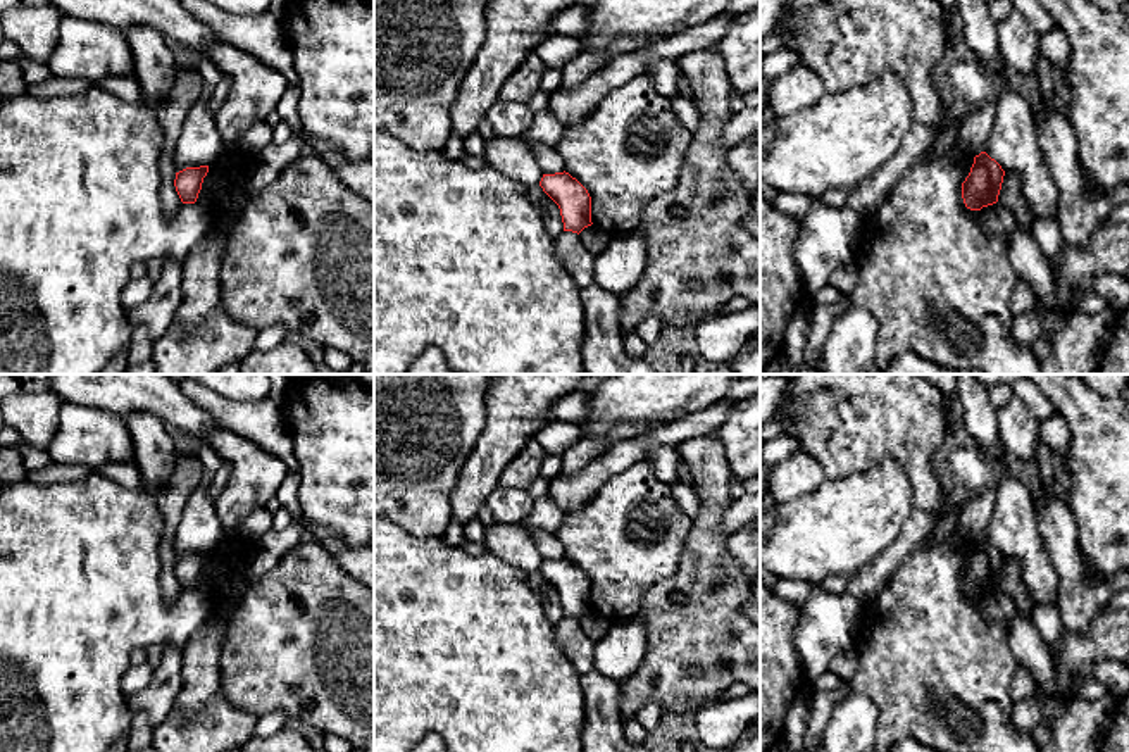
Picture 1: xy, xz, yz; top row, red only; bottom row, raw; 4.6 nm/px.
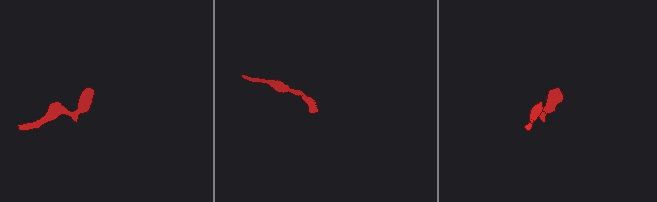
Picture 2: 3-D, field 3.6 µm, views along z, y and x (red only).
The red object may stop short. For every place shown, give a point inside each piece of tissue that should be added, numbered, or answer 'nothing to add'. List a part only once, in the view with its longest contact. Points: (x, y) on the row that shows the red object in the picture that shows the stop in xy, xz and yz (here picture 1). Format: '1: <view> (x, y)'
nothing to add

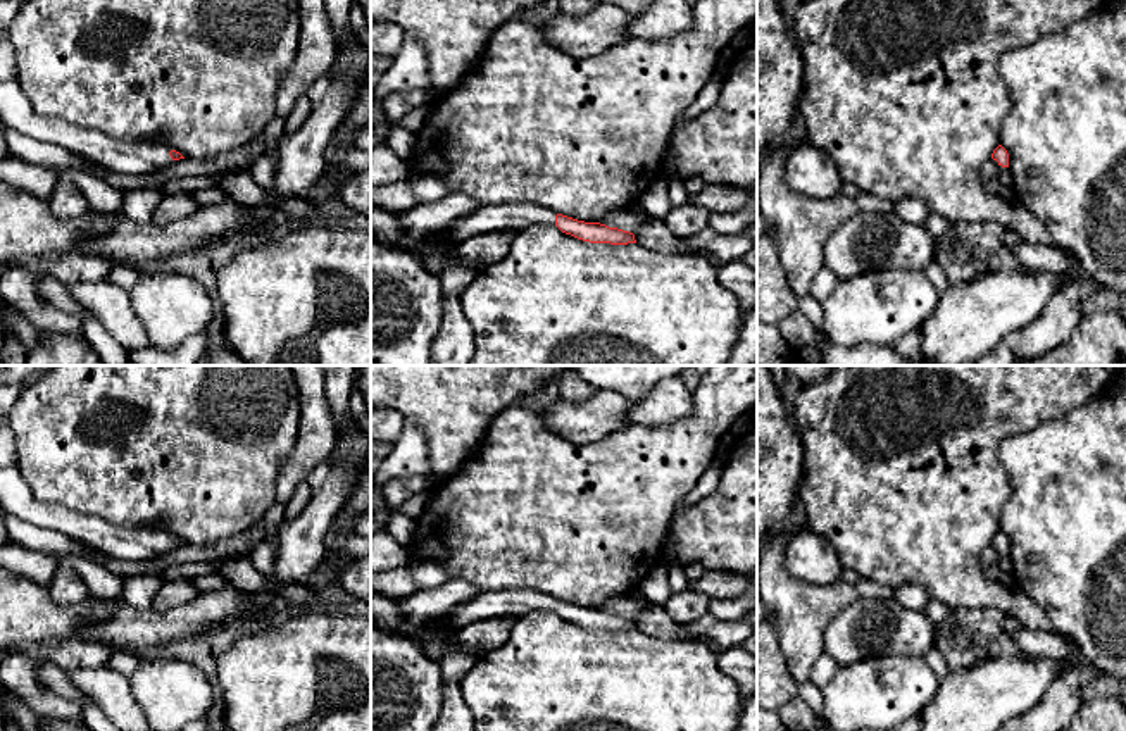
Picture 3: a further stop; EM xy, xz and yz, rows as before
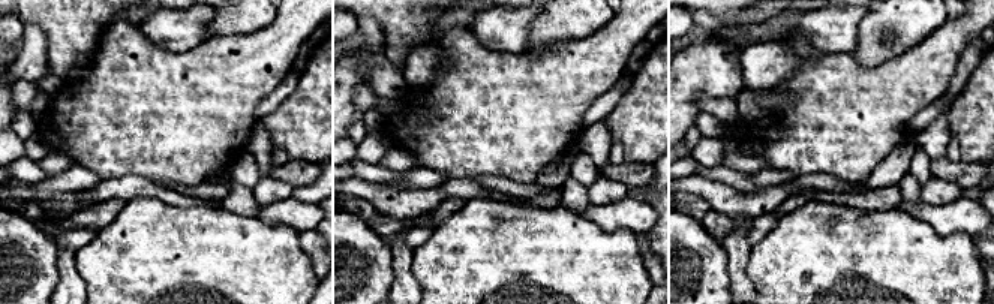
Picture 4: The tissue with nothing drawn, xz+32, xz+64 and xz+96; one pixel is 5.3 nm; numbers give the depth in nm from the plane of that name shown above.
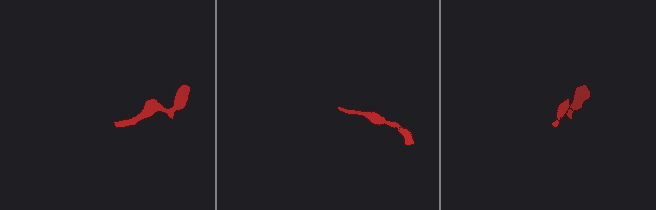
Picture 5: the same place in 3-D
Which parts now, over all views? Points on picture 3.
1: xy (16, 111)

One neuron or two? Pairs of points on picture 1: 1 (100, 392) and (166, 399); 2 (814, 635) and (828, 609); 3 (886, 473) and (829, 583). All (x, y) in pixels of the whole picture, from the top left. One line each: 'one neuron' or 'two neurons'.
1: one neuron
2: one neuron
3: two neurons

